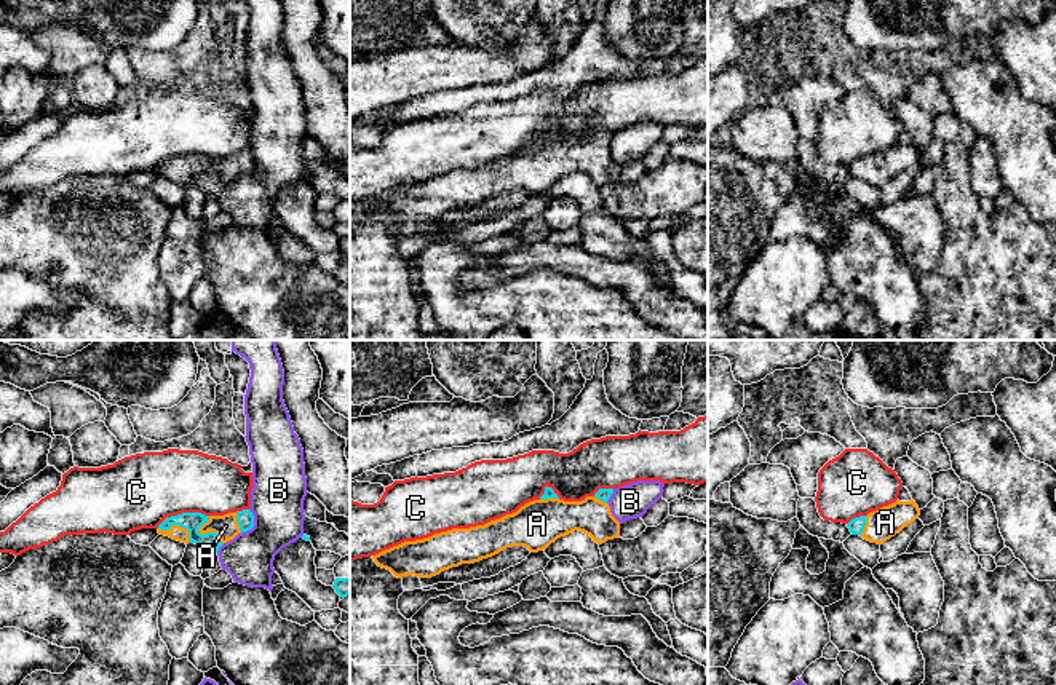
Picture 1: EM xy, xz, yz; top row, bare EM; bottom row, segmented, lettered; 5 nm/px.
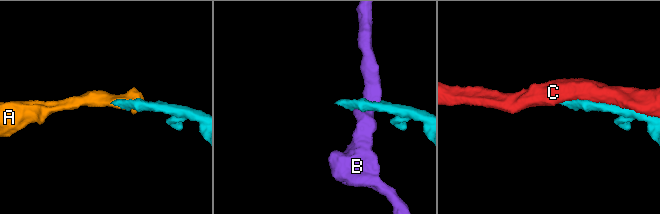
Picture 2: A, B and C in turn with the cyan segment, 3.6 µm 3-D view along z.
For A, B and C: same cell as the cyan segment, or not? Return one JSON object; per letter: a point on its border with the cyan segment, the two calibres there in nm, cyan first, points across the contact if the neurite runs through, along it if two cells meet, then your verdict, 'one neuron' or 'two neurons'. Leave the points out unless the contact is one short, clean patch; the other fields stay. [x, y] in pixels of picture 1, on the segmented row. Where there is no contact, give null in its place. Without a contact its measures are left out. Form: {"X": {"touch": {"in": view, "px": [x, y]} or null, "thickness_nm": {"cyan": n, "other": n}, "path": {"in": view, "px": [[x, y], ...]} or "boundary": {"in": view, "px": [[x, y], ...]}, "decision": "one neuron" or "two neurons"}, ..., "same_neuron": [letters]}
{"A": {"touch": {"in": "xy", "px": [205, 534]}, "thickness_nm": {"cyan": 100, "other": 120}, "path": {"in": "xy", "px": [[192, 521], [205, 534], [226, 526]]}, "decision": "one neuron"}, "B": {"touch": {"in": "xy", "px": [253, 524]}, "thickness_nm": {"cyan": 90, "other": 280}, "decision": "two neurons"}, "C": {"touch": {"in": "xy", "px": [187, 513]}, "thickness_nm": {"cyan": 100, "other": 360}, "decision": "two neurons"}, "same_neuron": ["A"]}

